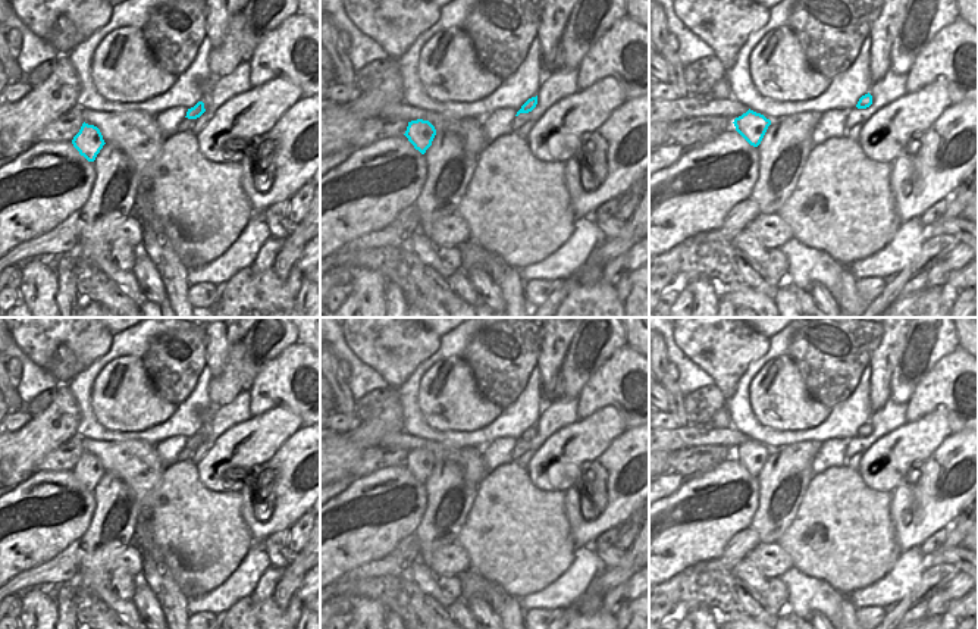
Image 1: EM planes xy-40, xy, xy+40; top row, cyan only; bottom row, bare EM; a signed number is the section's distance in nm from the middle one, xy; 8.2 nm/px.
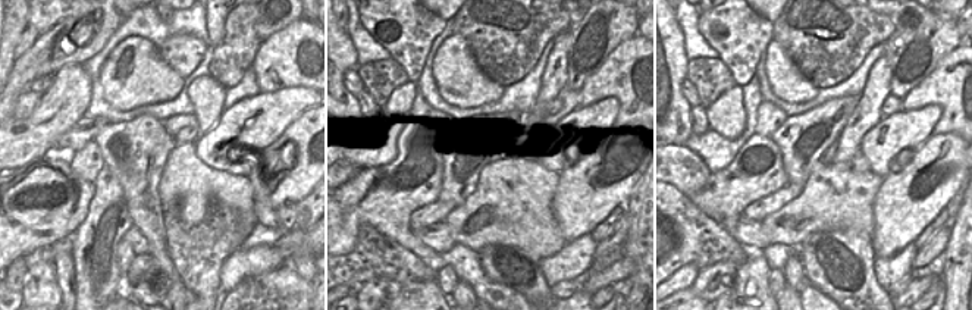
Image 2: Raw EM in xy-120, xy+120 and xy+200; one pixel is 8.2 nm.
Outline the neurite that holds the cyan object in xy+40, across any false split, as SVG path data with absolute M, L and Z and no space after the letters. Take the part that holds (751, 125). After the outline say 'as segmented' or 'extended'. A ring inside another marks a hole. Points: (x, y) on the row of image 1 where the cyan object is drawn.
M747 110L734 119L736 131L753 147L758 147L771 125L771 121L764 115Z | as segmented

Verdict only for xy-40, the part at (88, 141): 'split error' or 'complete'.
complete

